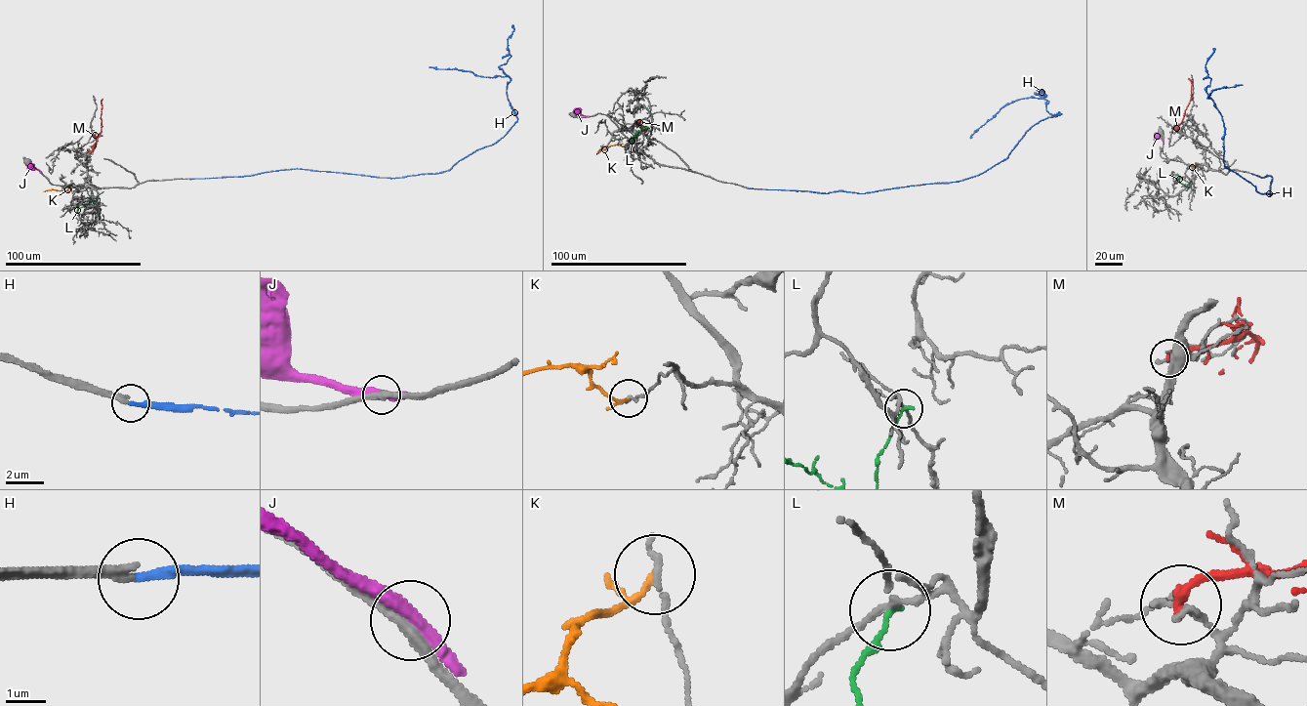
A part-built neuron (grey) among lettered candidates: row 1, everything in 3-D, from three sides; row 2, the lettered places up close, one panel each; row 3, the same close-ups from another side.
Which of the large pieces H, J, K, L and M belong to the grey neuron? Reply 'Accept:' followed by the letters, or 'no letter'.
Accept: H

